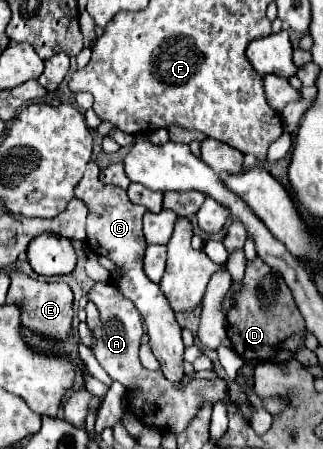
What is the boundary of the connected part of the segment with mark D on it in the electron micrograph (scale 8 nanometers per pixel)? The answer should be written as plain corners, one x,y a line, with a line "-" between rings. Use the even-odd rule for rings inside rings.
260,258
248,262
244,286
234,296
234,304
226,316
228,338
232,340
234,350
246,362
270,360
280,342
304,330
302,314
298,314
296,308
298,306
294,306
294,298
290,298
290,290
286,290
286,284
282,282
282,278
278,278
278,274
274,274
274,270
270,270
270,266
266,266

